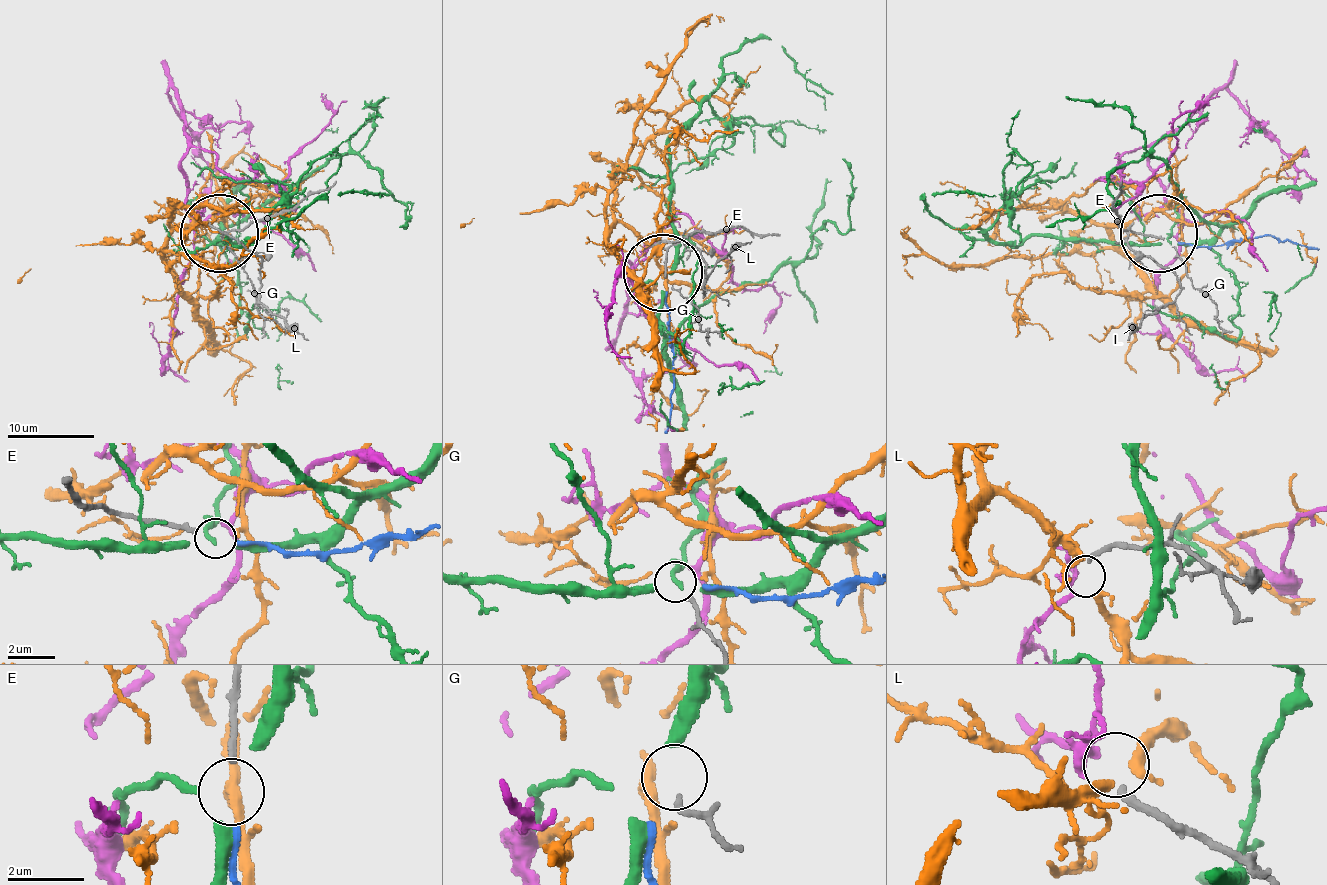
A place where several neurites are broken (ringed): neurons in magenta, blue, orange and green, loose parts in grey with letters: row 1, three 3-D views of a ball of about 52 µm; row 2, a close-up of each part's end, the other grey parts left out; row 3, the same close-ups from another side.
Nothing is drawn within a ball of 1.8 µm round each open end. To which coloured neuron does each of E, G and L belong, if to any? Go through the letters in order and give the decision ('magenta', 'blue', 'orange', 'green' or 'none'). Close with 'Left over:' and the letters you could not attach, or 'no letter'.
E: blue
G: none
L: magenta
Left over: G

